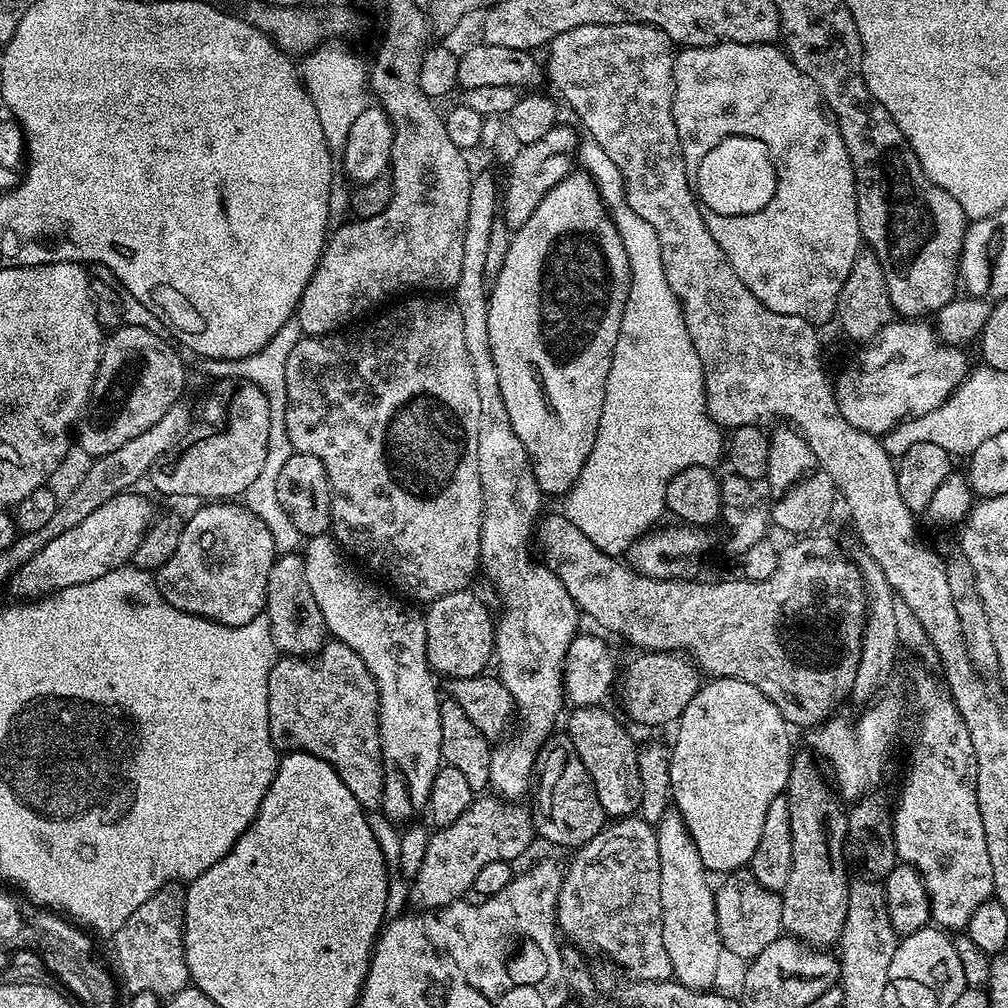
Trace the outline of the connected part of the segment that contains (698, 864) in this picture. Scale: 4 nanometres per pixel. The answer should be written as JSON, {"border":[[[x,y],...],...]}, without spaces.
{"border":[[[675,808],[665,810],[656,825],[655,833],[658,842],[659,874],[661,875],[662,938],[663,945],[666,947],[666,954],[670,956],[673,977],[677,983],[684,985],[691,991],[705,991],[714,983],[718,956],[723,950],[723,944],[717,932],[715,893],[713,887],[709,886],[706,880],[706,869],[680,812]]]}

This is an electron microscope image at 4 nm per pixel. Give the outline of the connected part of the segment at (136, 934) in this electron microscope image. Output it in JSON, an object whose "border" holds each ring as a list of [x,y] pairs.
{"border":[[[176,886],[159,888],[114,933],[112,956],[120,967],[120,976],[128,983],[129,993],[153,992],[171,998],[189,987],[190,977],[184,961],[184,892]]]}

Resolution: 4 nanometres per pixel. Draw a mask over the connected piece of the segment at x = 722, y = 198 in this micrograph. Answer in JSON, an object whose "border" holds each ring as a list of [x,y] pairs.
{"border":[[[737,138],[730,140],[722,146],[716,146],[716,150],[710,156],[702,156],[696,164],[696,170],[689,174],[688,183],[692,185],[692,193],[696,196],[698,210],[704,208],[716,208],[720,212],[734,214],[738,208],[741,210],[756,210],[762,206],[770,192],[772,192],[772,170],[770,166],[763,166],[760,176],[752,180],[752,164],[748,160],[736,160],[736,152],[748,156],[754,149],[753,141]]]}

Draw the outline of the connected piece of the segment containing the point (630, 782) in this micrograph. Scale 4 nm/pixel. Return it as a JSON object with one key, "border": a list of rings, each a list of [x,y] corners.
{"border":[[[576,706],[568,716],[567,743],[586,766],[588,777],[592,779],[594,790],[598,794],[598,802],[602,802],[605,815],[610,818],[632,818],[640,811],[642,802],[642,776],[638,774],[640,756],[638,744],[632,741],[632,736],[604,709],[604,706]]]}

